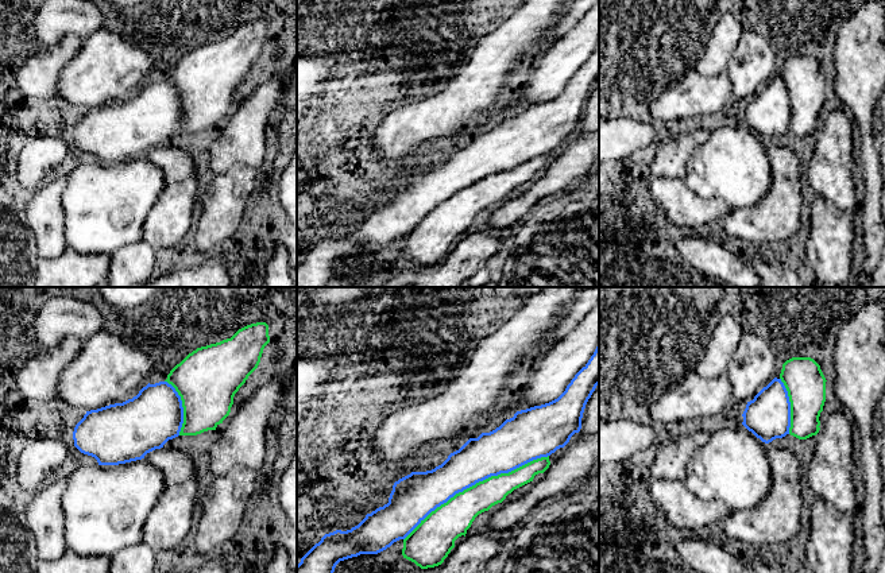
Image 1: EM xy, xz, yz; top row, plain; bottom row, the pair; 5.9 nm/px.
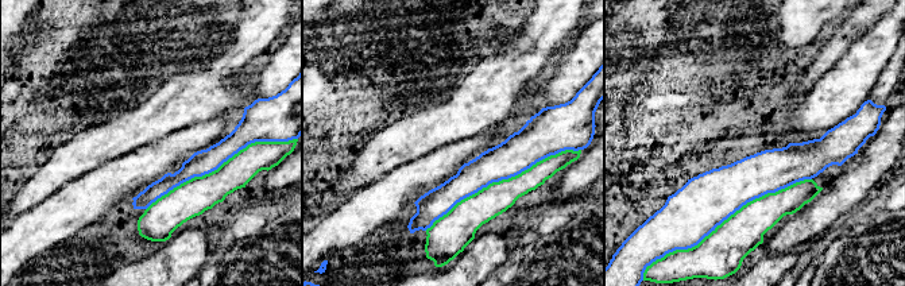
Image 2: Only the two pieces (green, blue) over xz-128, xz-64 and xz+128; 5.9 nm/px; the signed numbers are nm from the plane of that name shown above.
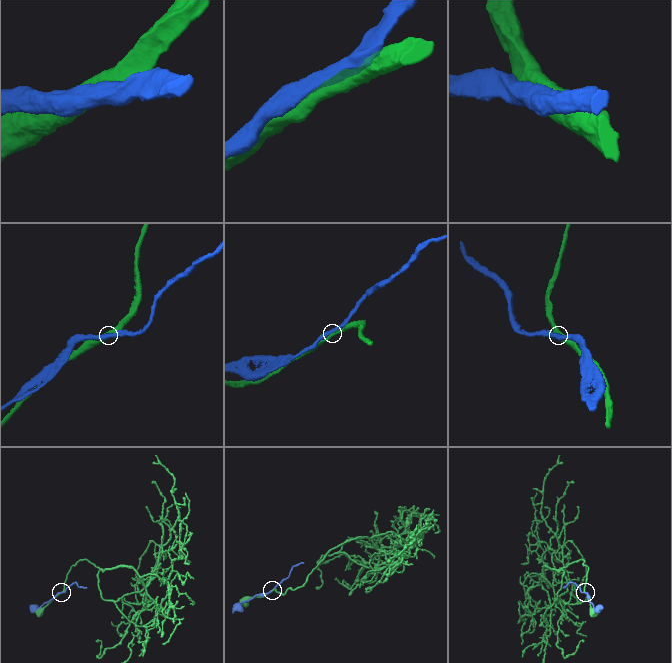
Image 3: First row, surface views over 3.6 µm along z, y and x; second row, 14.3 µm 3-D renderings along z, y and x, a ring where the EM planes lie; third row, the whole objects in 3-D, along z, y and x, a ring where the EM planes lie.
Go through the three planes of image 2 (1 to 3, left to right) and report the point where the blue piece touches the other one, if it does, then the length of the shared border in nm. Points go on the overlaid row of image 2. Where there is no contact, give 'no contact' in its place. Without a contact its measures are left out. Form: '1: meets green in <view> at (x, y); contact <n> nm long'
1: meets green in xz-128 at (223, 163); contact 1000 nm long
2: meets green in xz-64 at (502, 180); contact 1050 nm long
3: meets green in xz+128 at (723, 221); contact 1150 nm long

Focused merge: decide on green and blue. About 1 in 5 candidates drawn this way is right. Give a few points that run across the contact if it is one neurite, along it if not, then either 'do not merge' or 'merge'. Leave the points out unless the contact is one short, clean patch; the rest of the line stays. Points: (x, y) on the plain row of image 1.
do not merge

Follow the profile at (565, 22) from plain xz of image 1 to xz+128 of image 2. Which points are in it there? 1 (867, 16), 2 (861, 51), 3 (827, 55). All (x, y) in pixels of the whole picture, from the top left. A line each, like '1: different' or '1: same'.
1: same
2: different
3: same

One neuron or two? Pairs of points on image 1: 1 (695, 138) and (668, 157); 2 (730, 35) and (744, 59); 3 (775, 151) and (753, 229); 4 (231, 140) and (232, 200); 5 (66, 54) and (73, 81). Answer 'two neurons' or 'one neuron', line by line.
1: one neuron
2: two neurons
3: one neuron
4: two neurons
5: two neurons

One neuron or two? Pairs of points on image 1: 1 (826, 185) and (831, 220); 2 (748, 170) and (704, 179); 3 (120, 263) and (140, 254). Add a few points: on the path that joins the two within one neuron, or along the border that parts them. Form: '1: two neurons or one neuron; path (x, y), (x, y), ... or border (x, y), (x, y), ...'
1: two neurons; border (819, 194), (839, 208), (851, 212)
2: one neuron; path (737, 170), (715, 170)
3: one neuron; path (126, 263), (131, 263), (135, 259)

